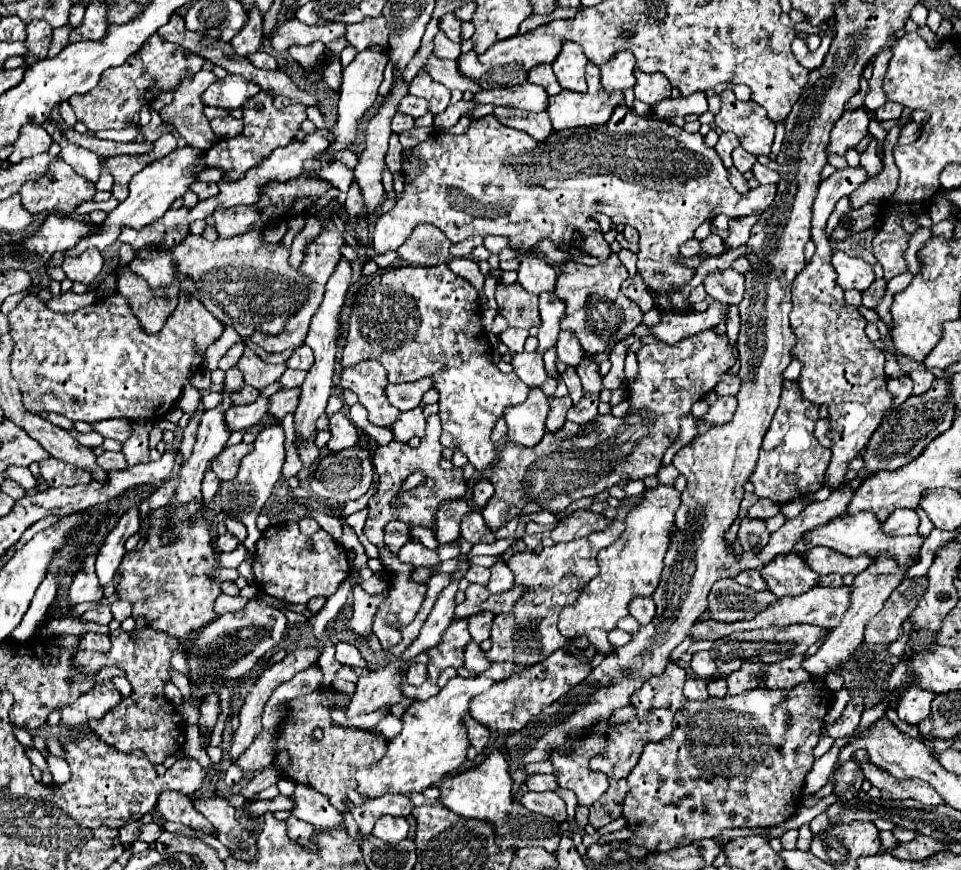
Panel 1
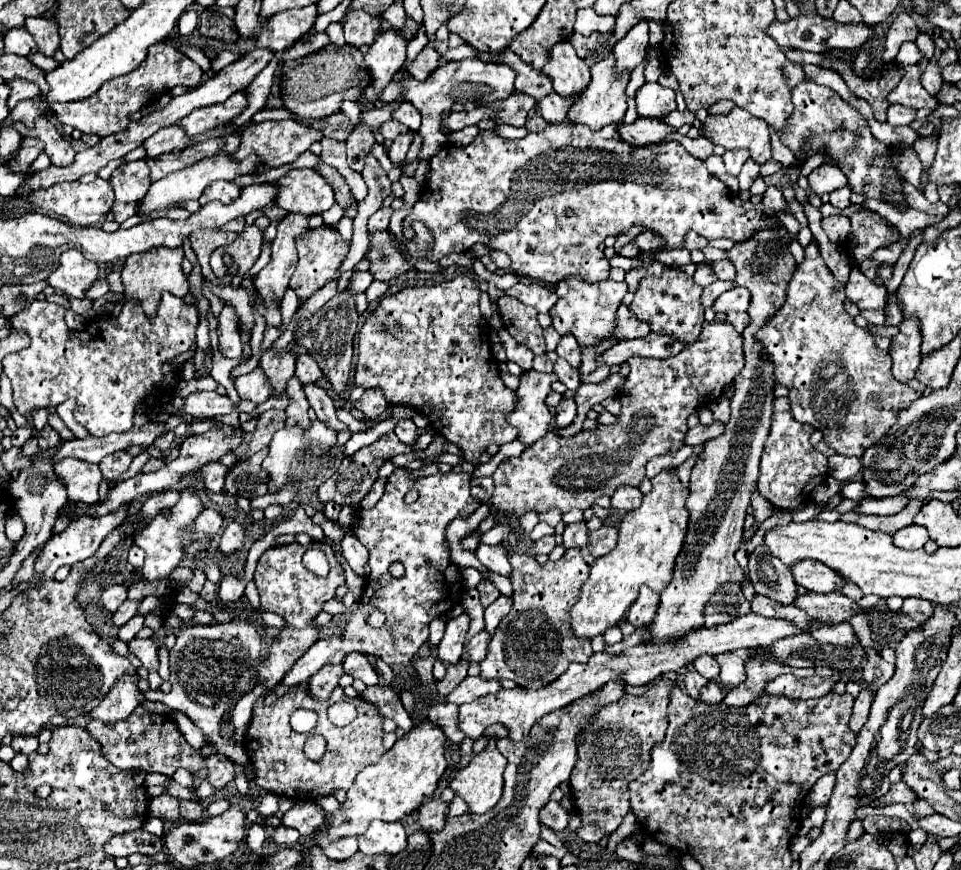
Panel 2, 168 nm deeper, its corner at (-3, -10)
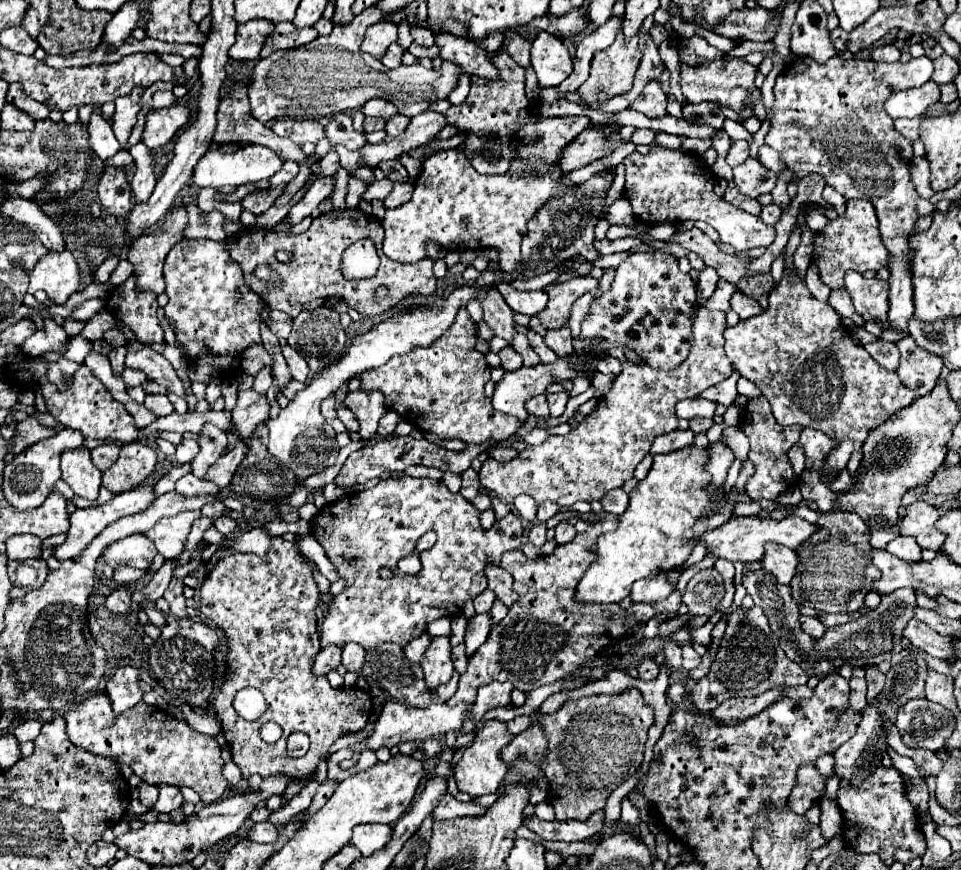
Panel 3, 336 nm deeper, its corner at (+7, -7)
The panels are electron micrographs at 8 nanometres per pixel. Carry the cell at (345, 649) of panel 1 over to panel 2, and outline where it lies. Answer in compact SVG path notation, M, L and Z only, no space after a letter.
M359 652L347 654L345 660L343 660L343 668L345 668L345 672L347 672L349 676L359 678L359 680L363 680L365 684L377 684L377 682L379 682L379 676L377 676L373 664L371 664L363 654L359 654Z

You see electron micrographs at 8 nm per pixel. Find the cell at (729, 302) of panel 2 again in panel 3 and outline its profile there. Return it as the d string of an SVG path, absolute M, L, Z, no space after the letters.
M733 293L731 307L733 307L733 311L739 313L741 319L749 319L749 317L755 317L755 315L763 313L761 305L755 299L751 299L747 295L741 295L741 293Z

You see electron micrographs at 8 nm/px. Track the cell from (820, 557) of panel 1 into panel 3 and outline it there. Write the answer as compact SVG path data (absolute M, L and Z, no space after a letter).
M767 543L765 547L765 555L761 559L765 571L769 571L771 575L775 575L775 579L783 585L789 585L789 581L795 575L797 569L797 555L795 551L783 547L783 545L775 545L775 543Z

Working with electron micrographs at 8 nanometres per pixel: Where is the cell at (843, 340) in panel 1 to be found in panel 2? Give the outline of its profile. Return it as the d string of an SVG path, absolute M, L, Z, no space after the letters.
M817 240L805 248L805 262L797 266L789 286L787 300L783 308L773 316L773 320L757 332L757 338L763 342L763 350L775 364L775 380L789 388L791 412L797 422L809 422L823 432L825 444L837 454L861 458L861 454L873 446L889 428L897 422L901 408L907 408L911 402L923 394L909 388L907 384L895 382L891 374L891 356L875 346L875 336L857 326L845 308L845 288L835 280L825 260L819 254Z

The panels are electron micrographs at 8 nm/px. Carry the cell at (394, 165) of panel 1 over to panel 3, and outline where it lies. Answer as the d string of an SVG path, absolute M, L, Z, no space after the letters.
M397 113L395 117L391 117L391 119L387 121L385 131L387 131L387 135L389 135L389 137L397 137L397 135L401 135L401 133L405 131L407 123L409 123L409 119L407 119L405 115L399 115L399 113Z

